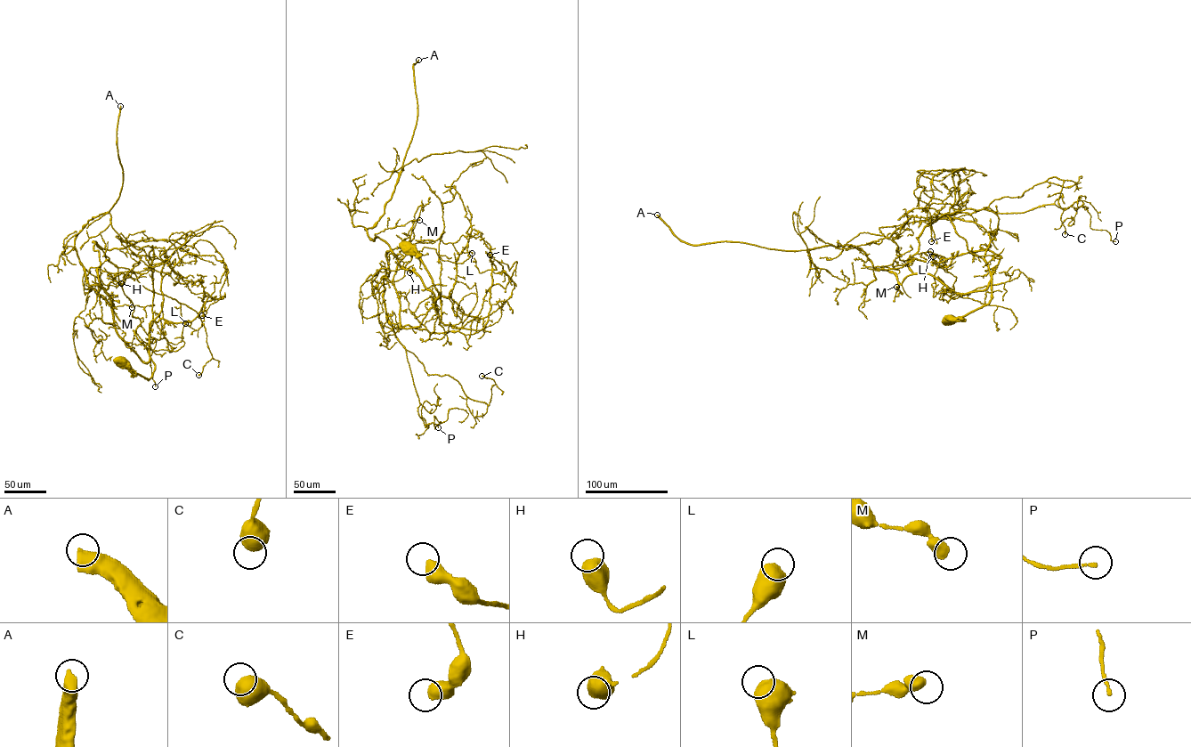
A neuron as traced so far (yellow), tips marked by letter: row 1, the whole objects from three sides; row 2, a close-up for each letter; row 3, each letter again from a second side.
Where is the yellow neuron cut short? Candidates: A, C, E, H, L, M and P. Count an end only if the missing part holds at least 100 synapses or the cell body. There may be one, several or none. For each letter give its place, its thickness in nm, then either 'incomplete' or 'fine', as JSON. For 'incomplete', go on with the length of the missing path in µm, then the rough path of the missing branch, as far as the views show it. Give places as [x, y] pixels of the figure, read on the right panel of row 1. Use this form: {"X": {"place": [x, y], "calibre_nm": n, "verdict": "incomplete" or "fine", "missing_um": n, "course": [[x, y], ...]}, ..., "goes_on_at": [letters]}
{"A": {"place": [657, 215], "calibre_nm": 650, "verdict": "incomplete", "missing_um": 350}, "C": {"place": [1065, 234], "calibre_nm": 700, "verdict": "fine"}, "E": {"place": [931, 241], "calibre_nm": 600, "verdict": "fine"}, "H": {"place": [930, 251], "calibre_nm": 600, "verdict": "fine"}, "L": {"place": [933, 256], "calibre_nm": 700, "verdict": "fine"}, "M": {"place": [896, 287], "calibre_nm": 500, "verdict": "fine"}, "P": {"place": [1115, 241], "calibre_nm": 140, "verdict": "fine"}, "goes_on_at": ["A"]}

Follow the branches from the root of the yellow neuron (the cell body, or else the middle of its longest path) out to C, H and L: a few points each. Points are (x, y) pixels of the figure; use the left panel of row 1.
C: (122, 363), (148, 379), (155, 367), (117, 331), (93, 242), (145, 288), (196, 311), (212, 355), (198, 375)
H: (122, 363), (148, 379), (155, 367), (117, 331), (96, 268), (104, 285), (121, 283)
L: (122, 363), (148, 379), (155, 367), (116, 327), (126, 342), (176, 351), (184, 343), (185, 323)

